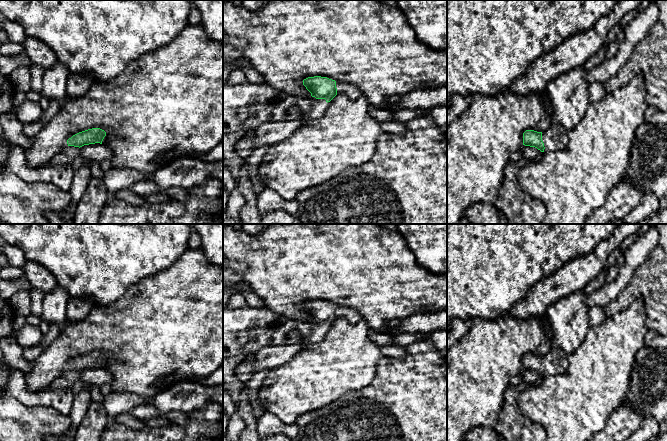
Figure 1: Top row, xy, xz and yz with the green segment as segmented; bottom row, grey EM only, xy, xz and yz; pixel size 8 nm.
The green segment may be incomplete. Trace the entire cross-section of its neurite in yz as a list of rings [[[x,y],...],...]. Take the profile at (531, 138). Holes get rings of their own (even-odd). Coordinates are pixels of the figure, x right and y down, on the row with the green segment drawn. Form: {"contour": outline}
{"contour": [[[556,121],[544,132],[526,130],[523,133],[523,145],[535,147],[541,152],[563,150],[568,143],[568,131]]]}

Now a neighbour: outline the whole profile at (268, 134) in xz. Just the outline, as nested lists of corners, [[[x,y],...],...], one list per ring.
[[[303,120],[278,121],[263,124],[255,130],[255,147],[272,146],[280,141],[289,138],[301,126],[305,124]]]

